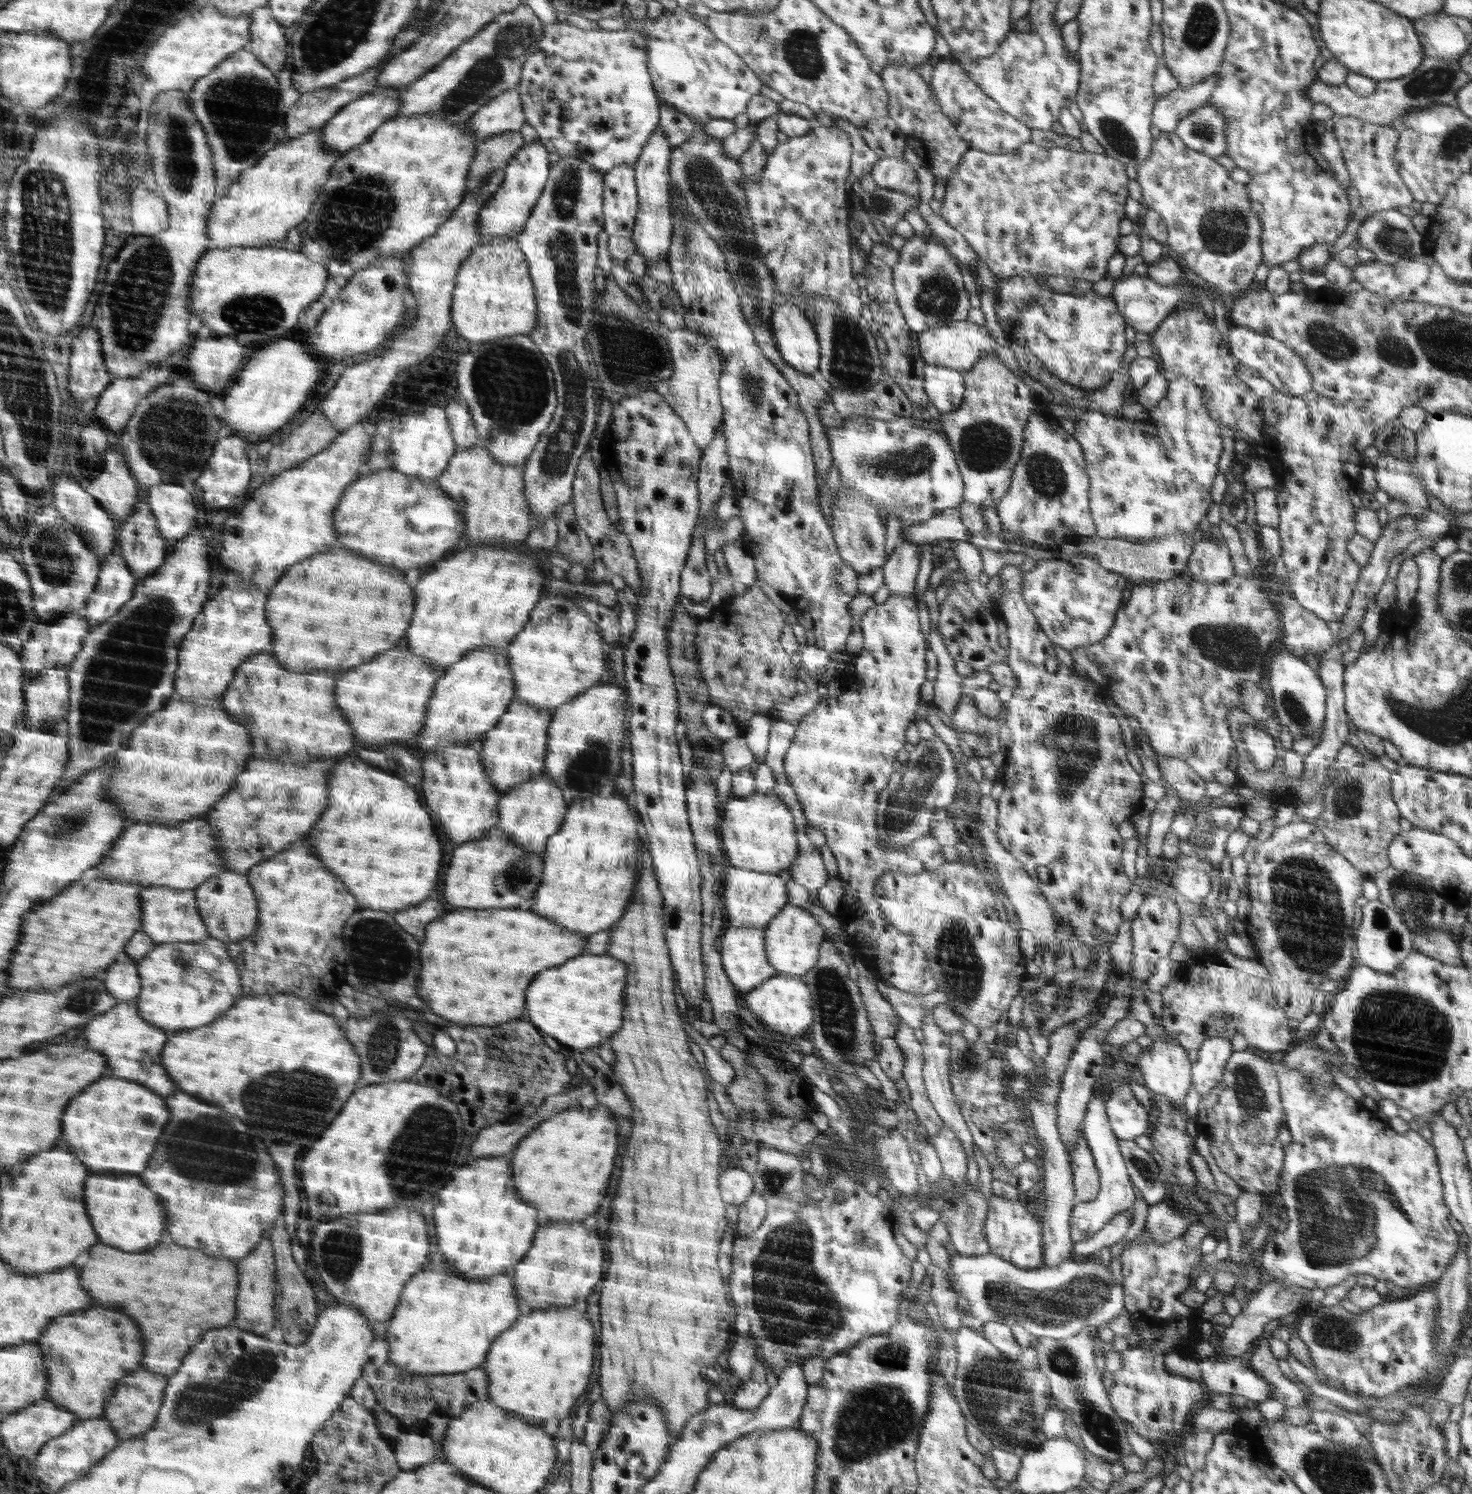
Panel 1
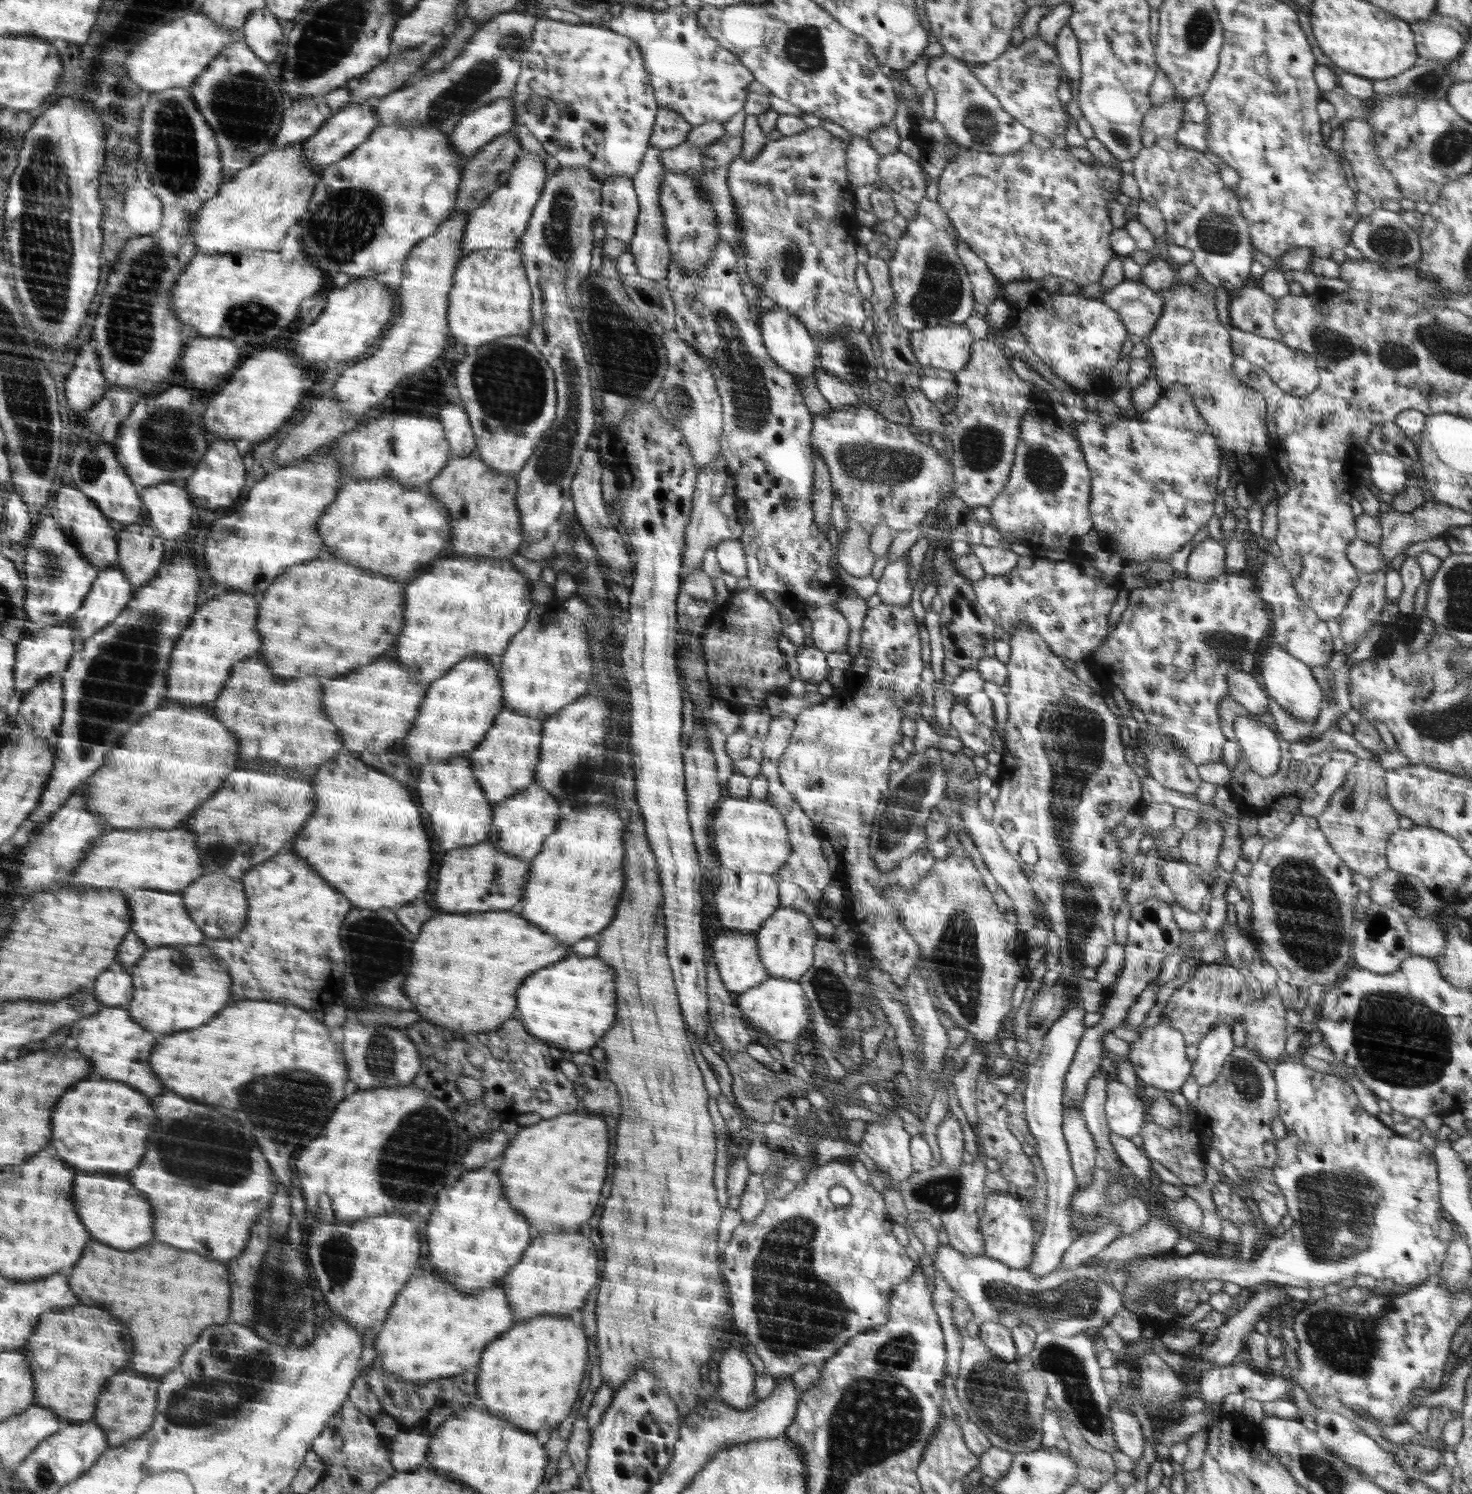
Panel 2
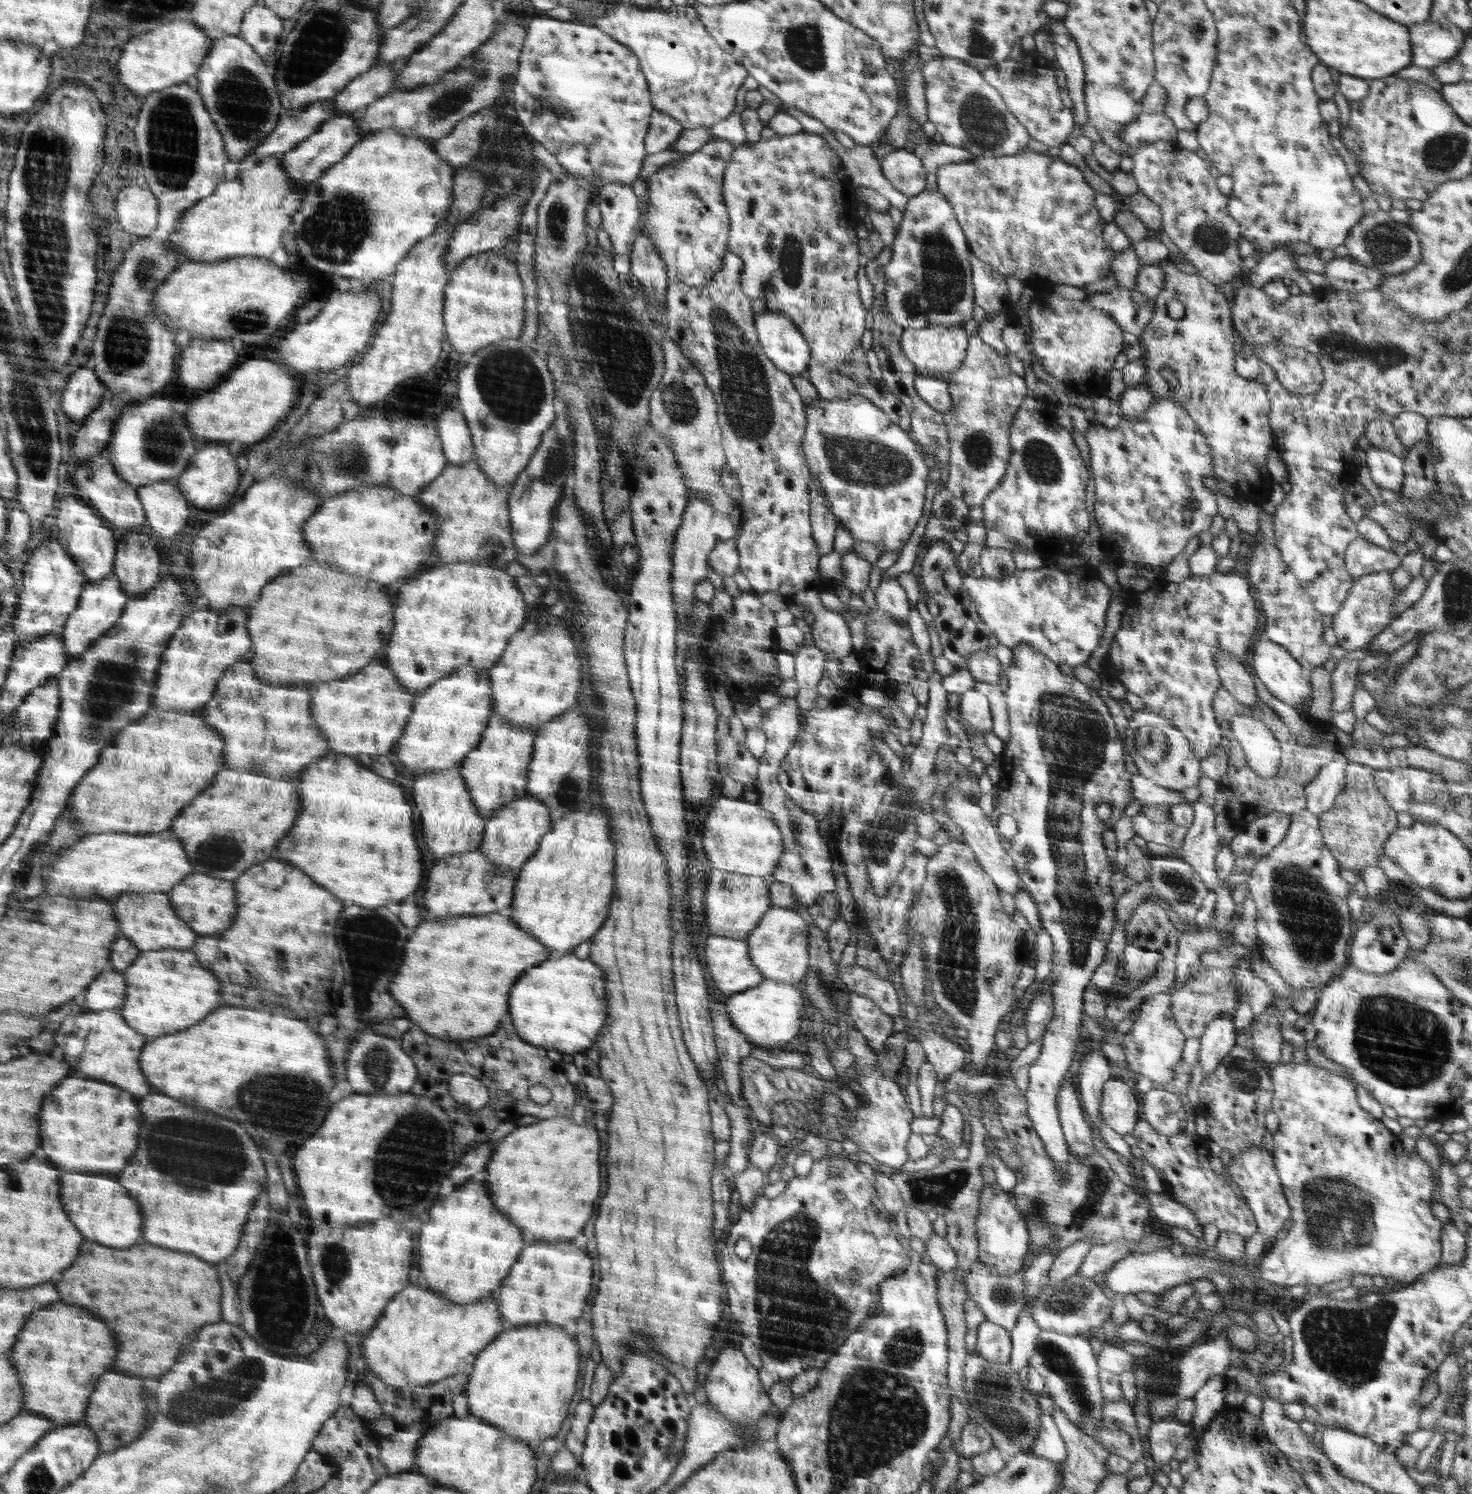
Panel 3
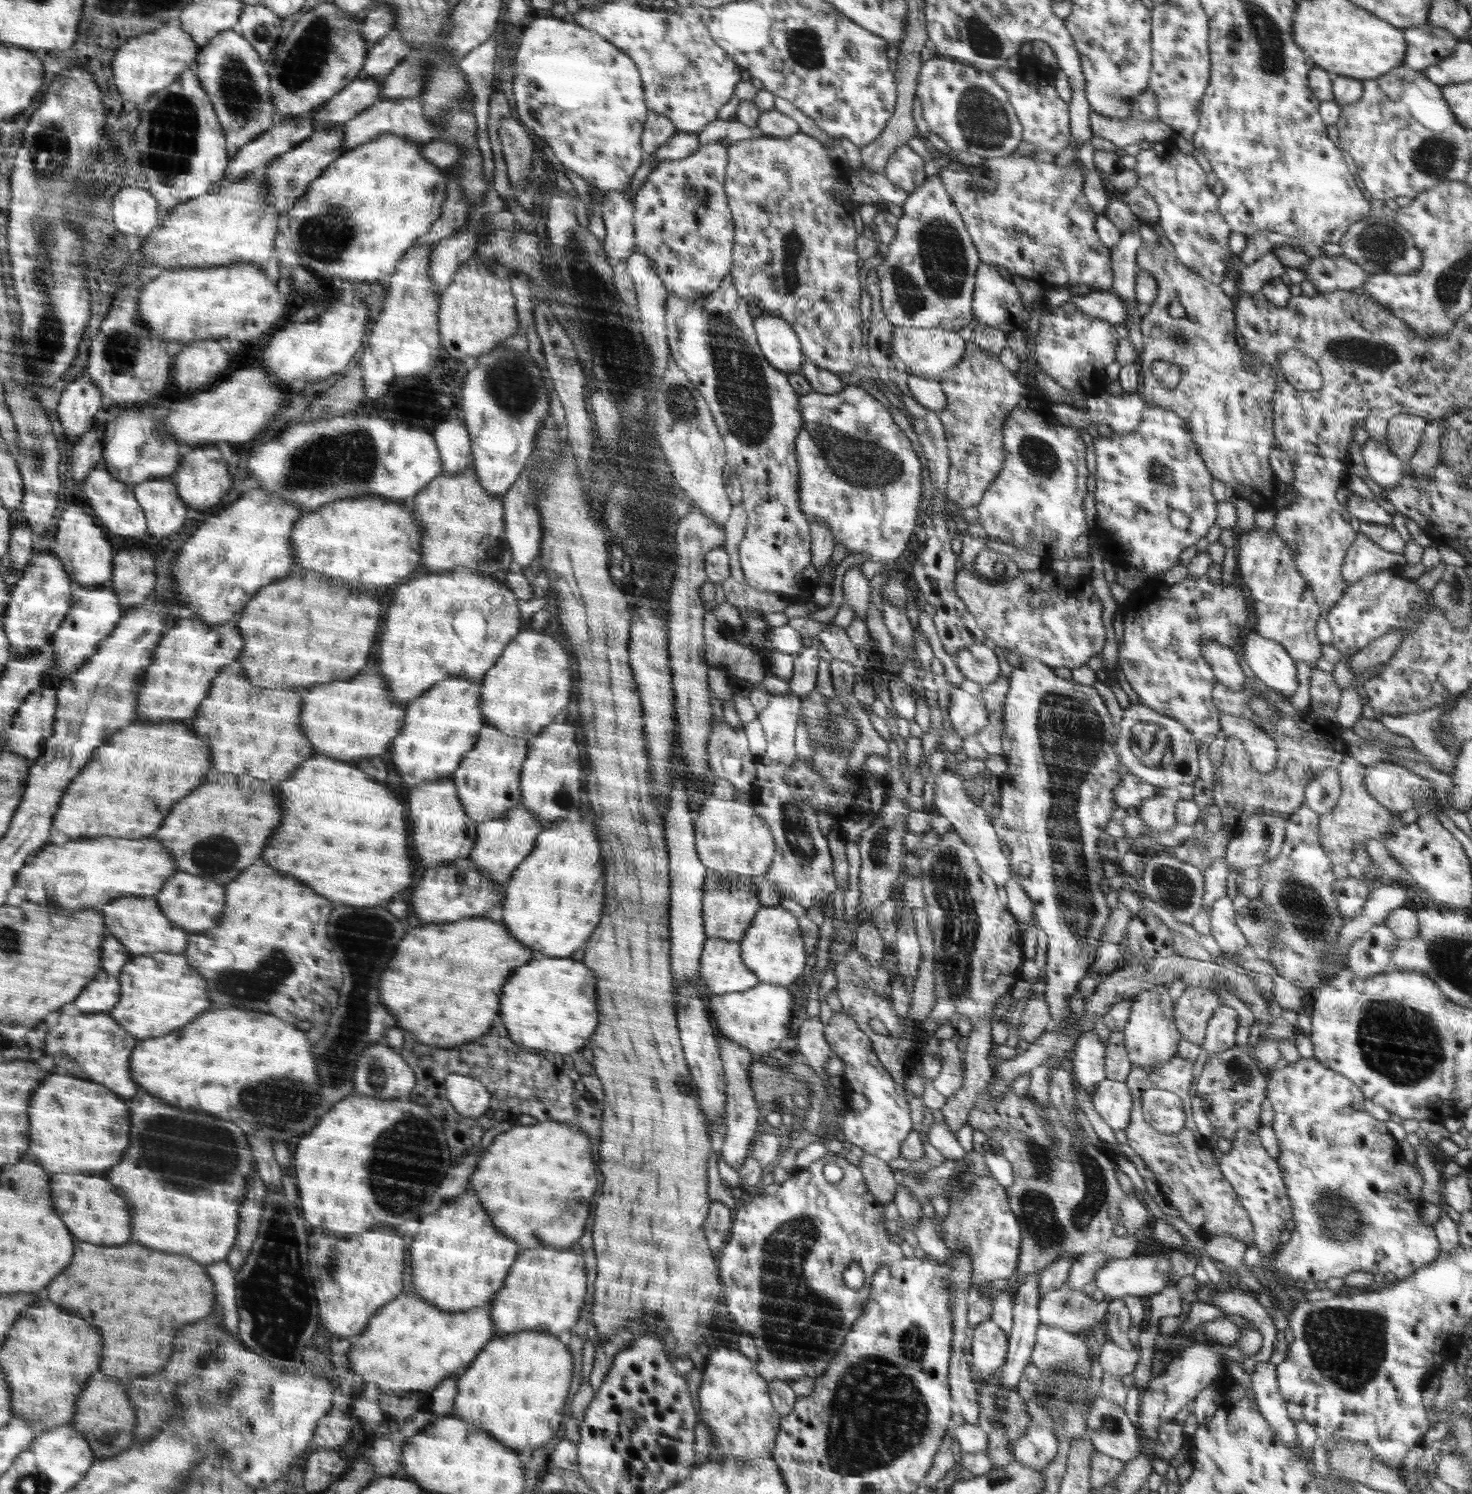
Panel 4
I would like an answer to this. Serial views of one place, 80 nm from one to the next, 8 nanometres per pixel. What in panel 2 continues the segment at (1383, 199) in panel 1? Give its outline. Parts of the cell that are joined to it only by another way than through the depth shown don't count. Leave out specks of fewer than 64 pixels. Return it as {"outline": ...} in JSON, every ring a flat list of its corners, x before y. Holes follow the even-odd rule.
{"outline":[[1360,118,1344,119,1341,123,1344,123,1340,125,1344,126,1343,150,1346,158,1350,161,1359,190,1367,194,1378,209,1382,209,1381,202,1384,200,1398,202,1402,200,1403,194,1398,190,1390,171,1383,166,1383,162,1376,154,1371,125]]}

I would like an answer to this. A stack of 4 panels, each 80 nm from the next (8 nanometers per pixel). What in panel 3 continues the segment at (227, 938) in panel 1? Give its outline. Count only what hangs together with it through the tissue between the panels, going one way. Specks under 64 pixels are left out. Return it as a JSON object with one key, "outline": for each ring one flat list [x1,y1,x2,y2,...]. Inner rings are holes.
{"outline":[[190,873,175,884,166,894,174,906,175,913,192,927,198,935,213,935,227,931,235,921,236,906,235,883,220,878,212,878,202,873]]}

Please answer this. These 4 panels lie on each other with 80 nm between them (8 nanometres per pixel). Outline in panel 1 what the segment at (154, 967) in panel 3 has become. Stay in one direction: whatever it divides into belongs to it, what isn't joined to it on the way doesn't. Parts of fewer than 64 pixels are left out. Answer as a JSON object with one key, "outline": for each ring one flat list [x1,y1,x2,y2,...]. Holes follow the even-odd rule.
{"outline":[[211,936,198,943,156,945,138,962,138,974,141,989,134,1001,139,1014,148,1024,166,1030,169,1036,214,1022,243,998,238,964,228,954,227,943]]}

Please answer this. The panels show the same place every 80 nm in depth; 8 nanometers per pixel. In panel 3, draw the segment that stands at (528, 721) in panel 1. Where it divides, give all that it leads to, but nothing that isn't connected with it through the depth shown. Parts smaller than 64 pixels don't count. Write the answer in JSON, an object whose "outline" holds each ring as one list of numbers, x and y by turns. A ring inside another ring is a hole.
{"outline":[[494,714,482,740,459,764,461,777,471,793,471,801,484,820,487,821,497,810,526,795,528,765,534,754,535,732,532,729,512,727,508,719]]}

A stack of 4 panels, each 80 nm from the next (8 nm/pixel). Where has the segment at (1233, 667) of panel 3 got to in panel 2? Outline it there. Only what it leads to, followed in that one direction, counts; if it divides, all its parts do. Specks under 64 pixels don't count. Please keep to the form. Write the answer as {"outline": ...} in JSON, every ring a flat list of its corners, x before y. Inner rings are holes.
{"outline":[[1232,671,1227,676,1227,687,1230,697,1254,716,1269,712,1269,695,1251,674]]}

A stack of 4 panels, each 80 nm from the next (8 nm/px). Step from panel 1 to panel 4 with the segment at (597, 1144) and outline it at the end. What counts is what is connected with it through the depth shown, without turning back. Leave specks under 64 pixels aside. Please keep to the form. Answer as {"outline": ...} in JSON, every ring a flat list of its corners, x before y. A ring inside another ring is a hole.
{"outline":[[548,1121,534,1125,514,1123,510,1130,496,1135,490,1146,482,1150,466,1192,479,1196,492,1223,519,1246,525,1249,550,1246,566,1250,583,1236,590,1218,590,1200,596,1192,596,1184,598,1180,590,1141,583,1130,566,1122]]}

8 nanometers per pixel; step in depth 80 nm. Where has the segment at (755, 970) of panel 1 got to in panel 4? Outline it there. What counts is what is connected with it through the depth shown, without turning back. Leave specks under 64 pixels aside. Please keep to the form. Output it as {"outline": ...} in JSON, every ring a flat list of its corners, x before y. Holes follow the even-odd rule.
{"outline":[[708,938,704,943,700,957,699,980,708,987,710,995,726,993,742,993,754,989,759,984,758,977,752,973,750,967,740,958,740,943,721,938]]}

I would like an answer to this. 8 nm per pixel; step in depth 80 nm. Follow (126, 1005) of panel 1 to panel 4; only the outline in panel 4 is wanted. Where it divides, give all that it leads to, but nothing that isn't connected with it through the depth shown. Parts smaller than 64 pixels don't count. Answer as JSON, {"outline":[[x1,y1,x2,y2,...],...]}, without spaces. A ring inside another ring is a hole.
{"outline":[[110,1012,80,1013,76,1016,62,1013,58,1024,48,1031,44,1054,48,1050,47,1056,54,1062,54,1072,98,1082,110,1087,120,1098,130,1100,138,1092,138,1083,130,1074,130,1053,139,1042,140,1039,120,1026]]}

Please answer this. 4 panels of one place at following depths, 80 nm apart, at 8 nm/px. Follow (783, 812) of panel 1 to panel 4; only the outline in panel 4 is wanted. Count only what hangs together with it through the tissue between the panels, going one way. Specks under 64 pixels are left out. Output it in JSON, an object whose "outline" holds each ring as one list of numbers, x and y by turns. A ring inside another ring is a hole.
{"outline":[[709,795,694,824,695,849,708,871,761,879,772,864,776,843,766,823,738,800,720,800]]}

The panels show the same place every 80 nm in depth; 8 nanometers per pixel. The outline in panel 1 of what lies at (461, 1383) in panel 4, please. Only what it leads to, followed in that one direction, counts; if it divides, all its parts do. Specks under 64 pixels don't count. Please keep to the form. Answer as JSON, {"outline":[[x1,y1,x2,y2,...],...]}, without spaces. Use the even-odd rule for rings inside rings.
{"outline":[[556,1307,556,1309,532,1311,519,1317,514,1325,498,1337,491,1345,486,1361,482,1367,490,1379,488,1400,500,1408,507,1408,529,1424,543,1426,551,1418,564,1419,569,1416,574,1402,584,1392,592,1374,592,1356,594,1356,594,1327,586,1312,578,1312,578,1308]]}

